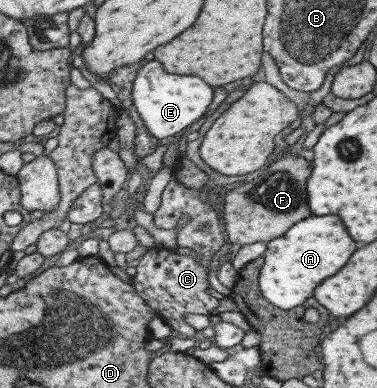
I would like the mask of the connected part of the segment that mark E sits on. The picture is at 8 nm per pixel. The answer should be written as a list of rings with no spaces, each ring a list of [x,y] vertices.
[[[158,60],[142,62],[142,66],[136,73],[131,94],[140,118],[144,120],[148,132],[156,143],[174,139],[185,128],[198,122],[200,118],[203,118],[204,112],[208,110],[214,98],[214,90],[202,78],[168,74],[164,72]]]

